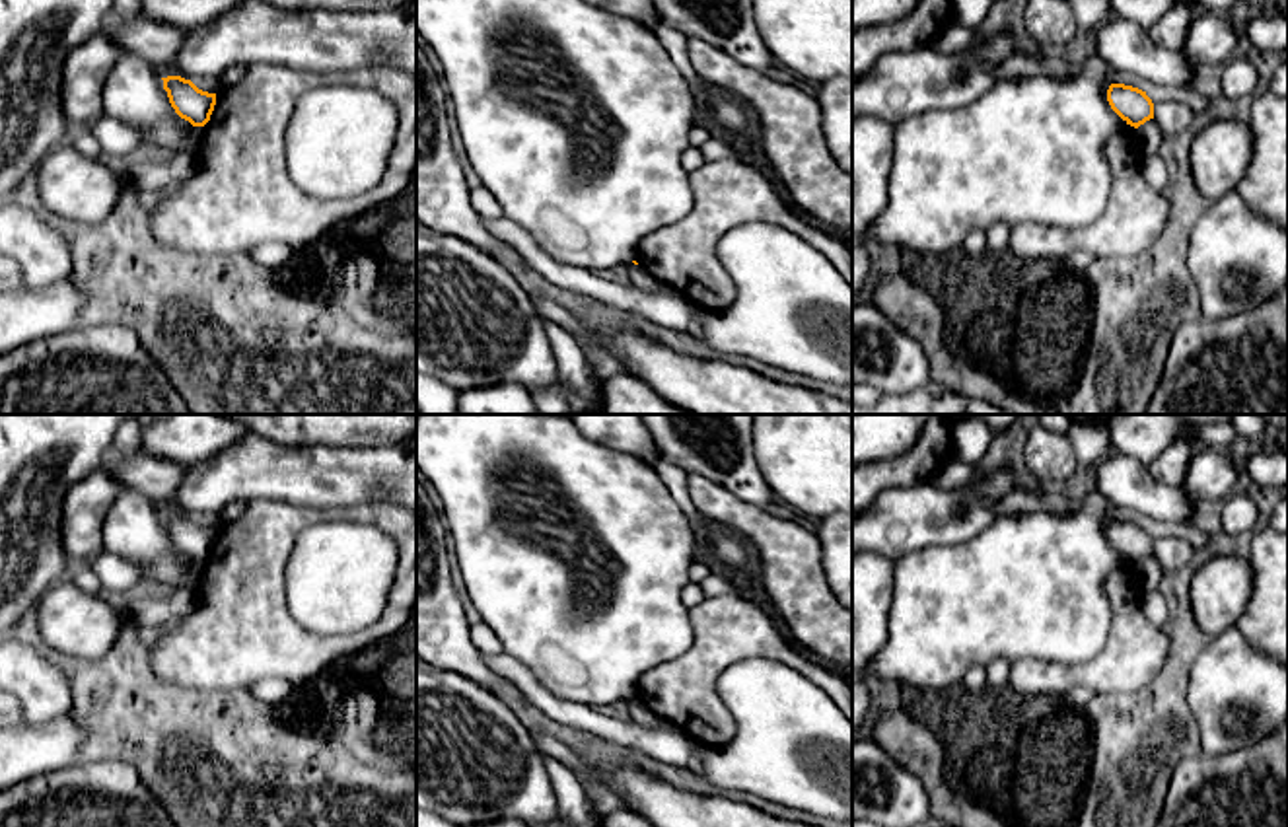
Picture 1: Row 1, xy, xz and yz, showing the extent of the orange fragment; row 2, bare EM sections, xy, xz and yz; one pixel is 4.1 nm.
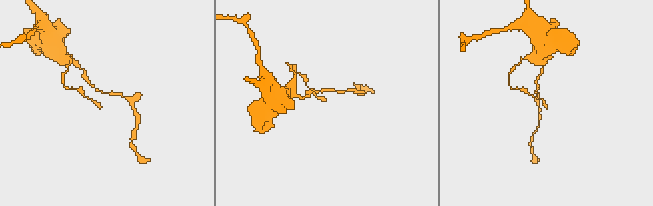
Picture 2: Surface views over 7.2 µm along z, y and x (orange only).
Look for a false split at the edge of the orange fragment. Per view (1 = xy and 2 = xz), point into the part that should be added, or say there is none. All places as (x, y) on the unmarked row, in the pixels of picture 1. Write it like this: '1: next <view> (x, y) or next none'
1: next none
2: next none

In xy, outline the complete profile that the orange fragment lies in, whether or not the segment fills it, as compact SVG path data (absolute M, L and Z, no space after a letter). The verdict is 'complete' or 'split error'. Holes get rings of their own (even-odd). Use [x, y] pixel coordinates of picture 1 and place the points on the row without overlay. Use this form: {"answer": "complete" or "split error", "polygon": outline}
{"answer": "complete", "polygon": "M167 512L163 525L175 549L189 557L193 562L204 562L216 541L216 529L198 525L191 516L181 512Z"}

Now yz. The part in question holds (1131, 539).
{"answer": "complete", "polygon": "M1111 520L1107 525L1107 537L1111 545L1130 562L1138 564L1146 557L1154 555L1154 539L1146 527L1125 521Z"}

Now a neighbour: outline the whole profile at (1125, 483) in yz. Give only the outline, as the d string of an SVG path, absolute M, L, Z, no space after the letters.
M1109 449L1097 469L1095 490L1111 508L1130 510L1169 525L1181 527L1195 516L1183 488L1158 483L1148 465L1115 449Z

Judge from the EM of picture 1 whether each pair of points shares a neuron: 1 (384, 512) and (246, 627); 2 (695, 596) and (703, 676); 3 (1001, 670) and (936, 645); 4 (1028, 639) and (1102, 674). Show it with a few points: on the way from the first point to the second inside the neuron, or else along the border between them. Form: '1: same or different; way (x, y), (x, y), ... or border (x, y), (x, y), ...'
1: same; way (335, 514), (300, 516), (246, 571), (246, 578)
2: different; border (705, 598), (689, 610)
3: different; border (1010, 660), (997, 658), (985, 668)
4: different; border (1111, 631), (1106, 647), (1084, 662), (1034, 658)

